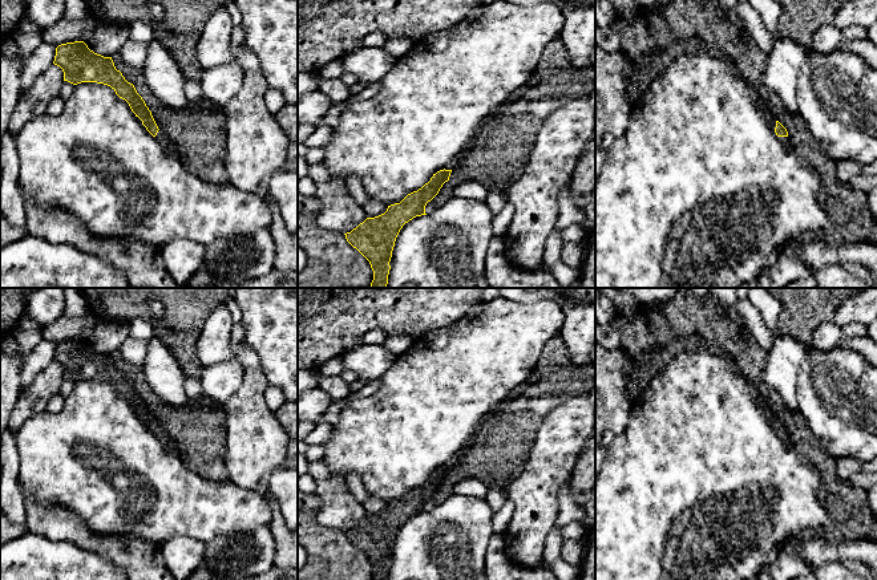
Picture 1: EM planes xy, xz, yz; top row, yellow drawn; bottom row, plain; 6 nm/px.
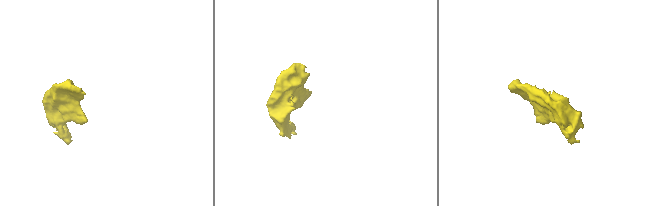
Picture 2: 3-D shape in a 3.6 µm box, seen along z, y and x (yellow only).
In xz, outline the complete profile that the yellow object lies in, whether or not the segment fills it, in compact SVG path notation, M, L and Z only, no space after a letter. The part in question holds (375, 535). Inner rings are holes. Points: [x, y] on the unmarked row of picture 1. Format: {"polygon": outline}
{"polygon": "M440 467L417 488L408 491L400 500L388 503L387 508L367 515L351 530L344 531L347 539L371 561L372 580L388 580L389 559L396 535L405 520L416 514L427 512L425 503L449 478L452 467Z"}

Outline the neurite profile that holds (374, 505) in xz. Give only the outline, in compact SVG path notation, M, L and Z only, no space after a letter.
M368 495L367 502L363 504L367 515L375 515L384 511L388 506L387 502L376 496Z

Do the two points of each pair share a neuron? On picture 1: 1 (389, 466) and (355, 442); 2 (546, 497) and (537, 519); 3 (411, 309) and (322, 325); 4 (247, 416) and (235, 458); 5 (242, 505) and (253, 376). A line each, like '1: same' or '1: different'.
1: same
2: same
3: same
4: same
5: different

